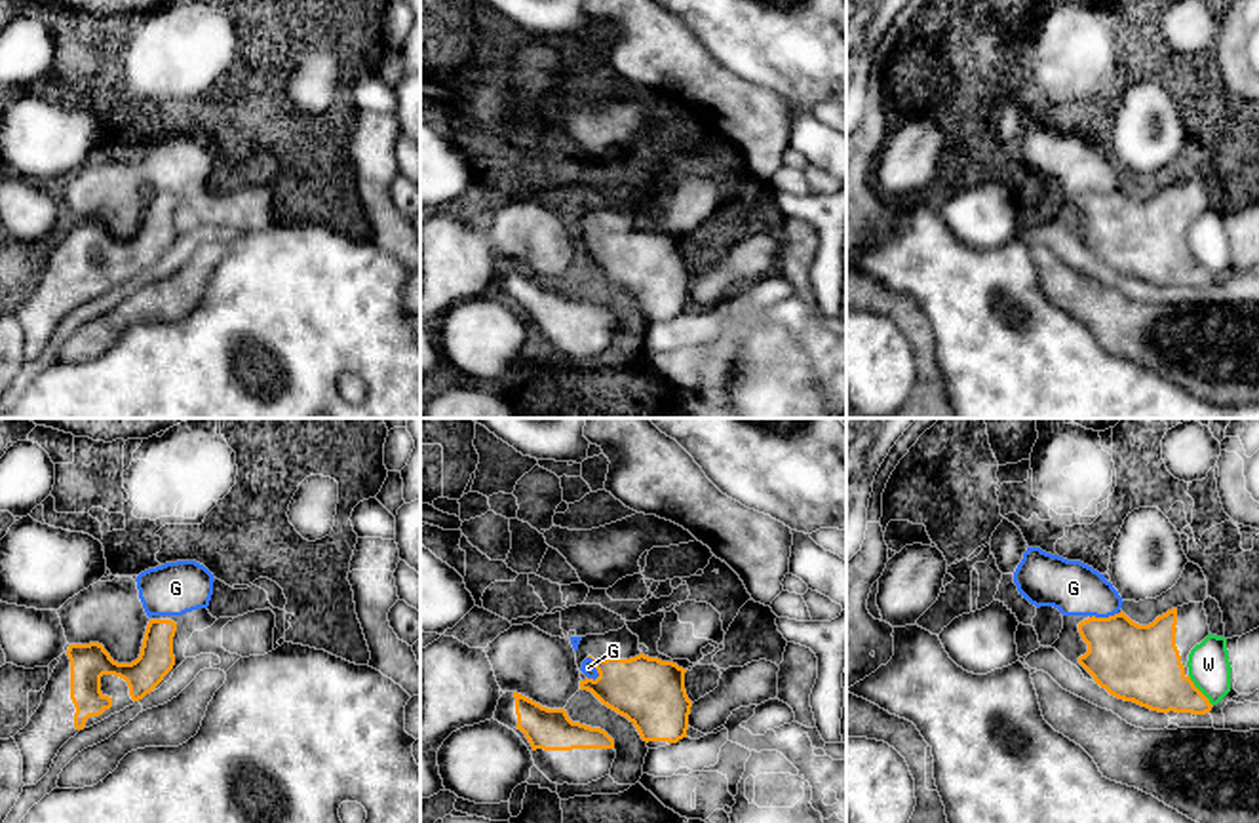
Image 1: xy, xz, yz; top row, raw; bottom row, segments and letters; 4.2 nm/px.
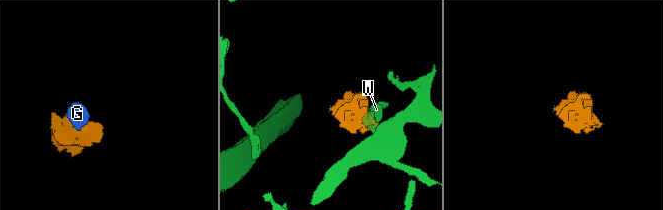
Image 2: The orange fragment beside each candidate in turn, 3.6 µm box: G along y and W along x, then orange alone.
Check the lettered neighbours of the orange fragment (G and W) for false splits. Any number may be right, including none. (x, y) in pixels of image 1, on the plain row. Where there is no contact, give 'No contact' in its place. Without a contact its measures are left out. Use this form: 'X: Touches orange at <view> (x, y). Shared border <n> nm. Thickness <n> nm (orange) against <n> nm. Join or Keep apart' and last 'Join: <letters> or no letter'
G: Touches orange at xz (596, 242). Shared border 110 nm. Thickness 300 nm (orange) against 60 nm. Join
W: Touches orange at yz (1199, 265). Shared border 170 nm. Thickness 300 nm (orange) against 180 nm. Keep apart
Join: G

